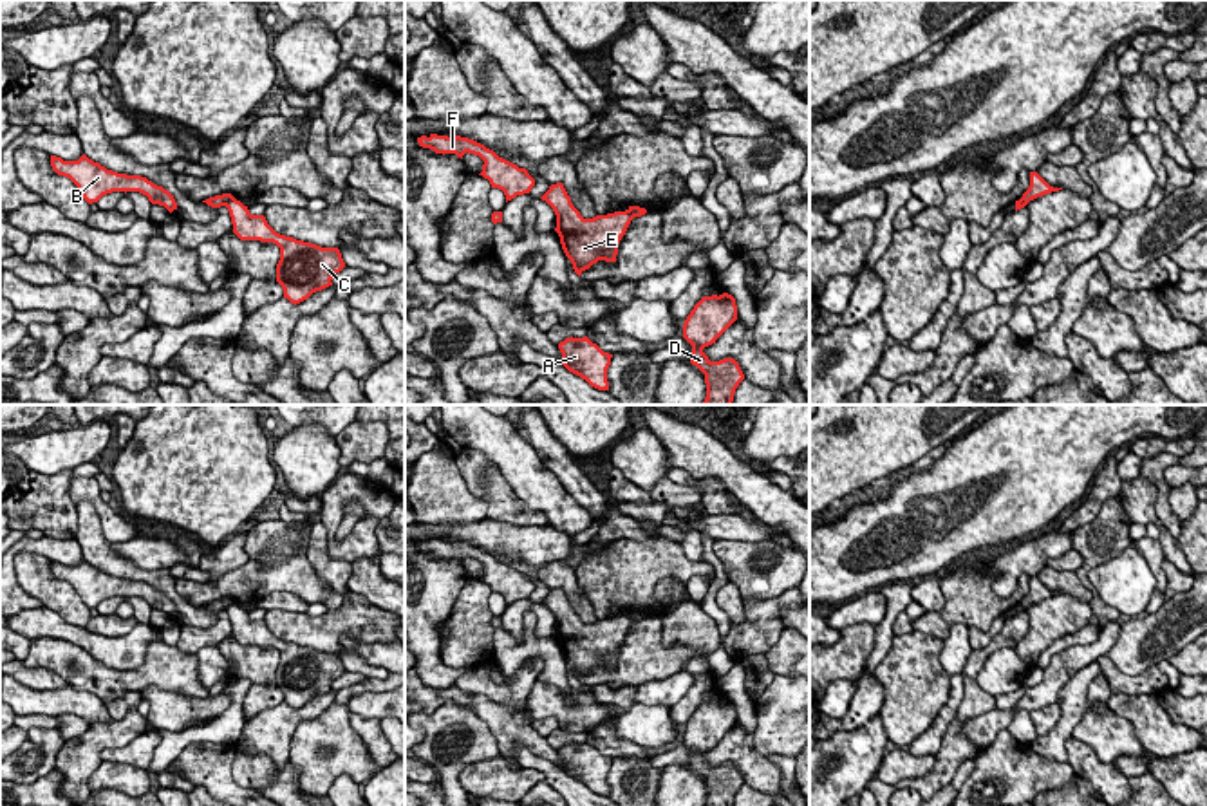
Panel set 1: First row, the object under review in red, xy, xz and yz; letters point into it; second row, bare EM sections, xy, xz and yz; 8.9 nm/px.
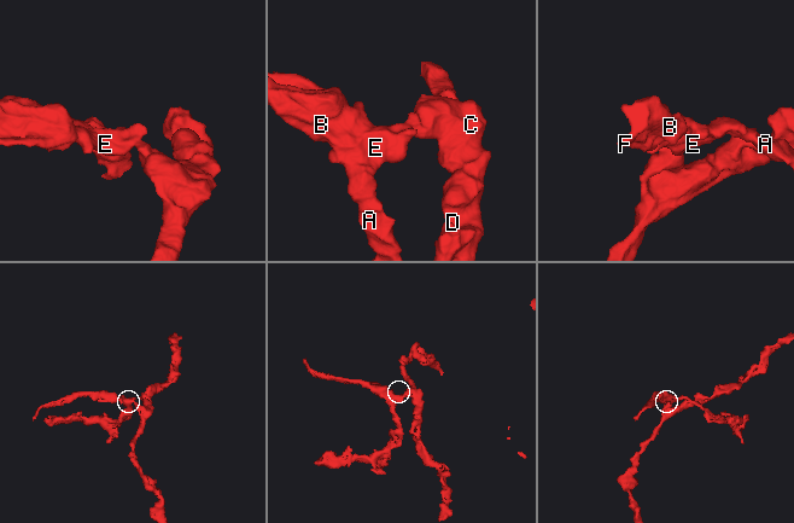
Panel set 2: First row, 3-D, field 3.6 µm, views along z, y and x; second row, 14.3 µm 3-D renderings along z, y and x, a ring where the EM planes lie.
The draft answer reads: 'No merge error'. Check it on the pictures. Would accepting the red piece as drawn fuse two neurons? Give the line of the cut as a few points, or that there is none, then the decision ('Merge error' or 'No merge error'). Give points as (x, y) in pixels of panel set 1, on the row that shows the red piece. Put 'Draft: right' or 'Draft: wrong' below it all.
Split along xy (233, 197), (224, 205). Merge error
Draft: wrong

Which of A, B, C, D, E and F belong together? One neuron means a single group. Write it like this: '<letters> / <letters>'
A B E F / C D

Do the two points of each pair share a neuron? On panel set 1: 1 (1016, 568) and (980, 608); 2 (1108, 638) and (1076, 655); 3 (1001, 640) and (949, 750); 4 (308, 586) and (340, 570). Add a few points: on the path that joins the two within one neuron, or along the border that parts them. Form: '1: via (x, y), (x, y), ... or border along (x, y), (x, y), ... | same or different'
1: border along (1029, 575), (1007, 597), (991, 590) | different
2: via (1101, 646), (1083, 655) | same
3: via (973, 665), (971, 707), (958, 721) | same
4: border along (311, 537), (308, 548), (309, 564), (342, 597) | different

